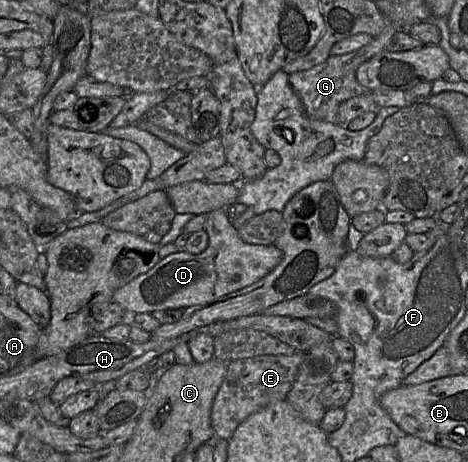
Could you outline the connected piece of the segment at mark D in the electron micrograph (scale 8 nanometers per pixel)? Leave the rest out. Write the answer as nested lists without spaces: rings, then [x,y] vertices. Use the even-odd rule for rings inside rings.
[[[225,208],[209,212],[204,229],[208,234],[208,246],[203,252],[191,254],[187,251],[178,251],[167,255],[149,271],[115,290],[112,301],[118,303],[129,315],[164,309],[185,309],[190,306],[208,304],[226,294],[257,282],[273,270],[282,259],[282,251],[274,245],[244,242],[238,235],[237,229],[233,227]]]

